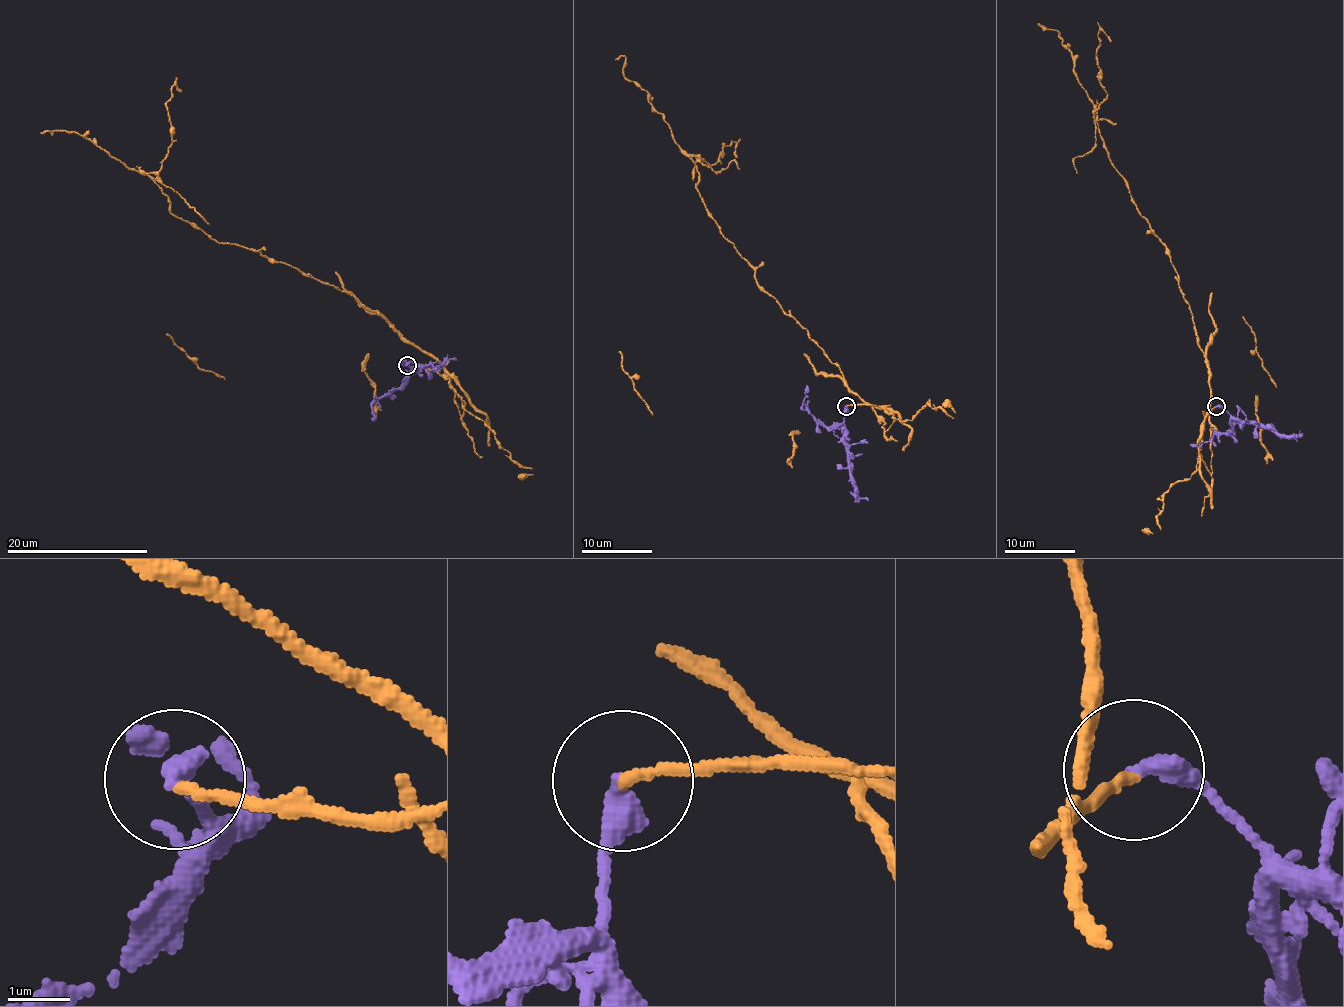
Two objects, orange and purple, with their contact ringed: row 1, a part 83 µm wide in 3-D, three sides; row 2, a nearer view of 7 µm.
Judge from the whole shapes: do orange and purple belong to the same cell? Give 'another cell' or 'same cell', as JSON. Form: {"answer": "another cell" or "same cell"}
{"answer": "another cell"}

